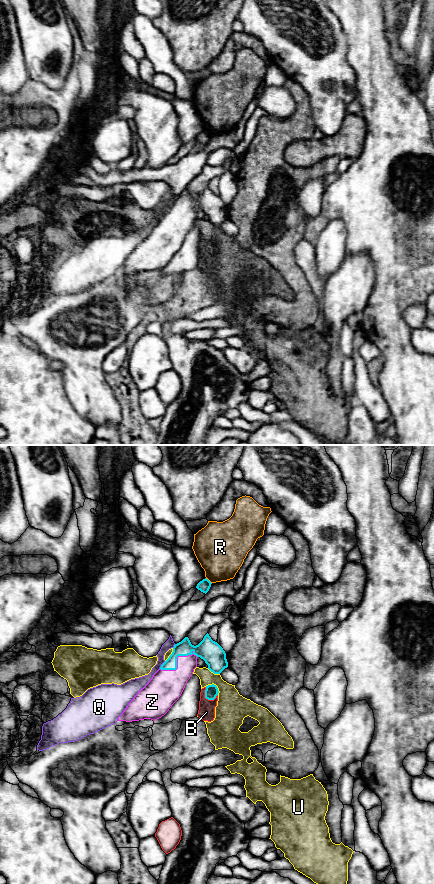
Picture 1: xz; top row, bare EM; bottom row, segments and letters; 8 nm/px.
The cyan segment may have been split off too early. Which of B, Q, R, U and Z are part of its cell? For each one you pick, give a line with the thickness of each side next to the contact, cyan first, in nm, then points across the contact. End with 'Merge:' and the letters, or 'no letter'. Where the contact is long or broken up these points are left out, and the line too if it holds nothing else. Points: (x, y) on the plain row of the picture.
Z: calibres 150 and 280 nm; way xz (205, 202), (178, 208), (176, 213), (176, 223), (166, 238)
Merge: Z

